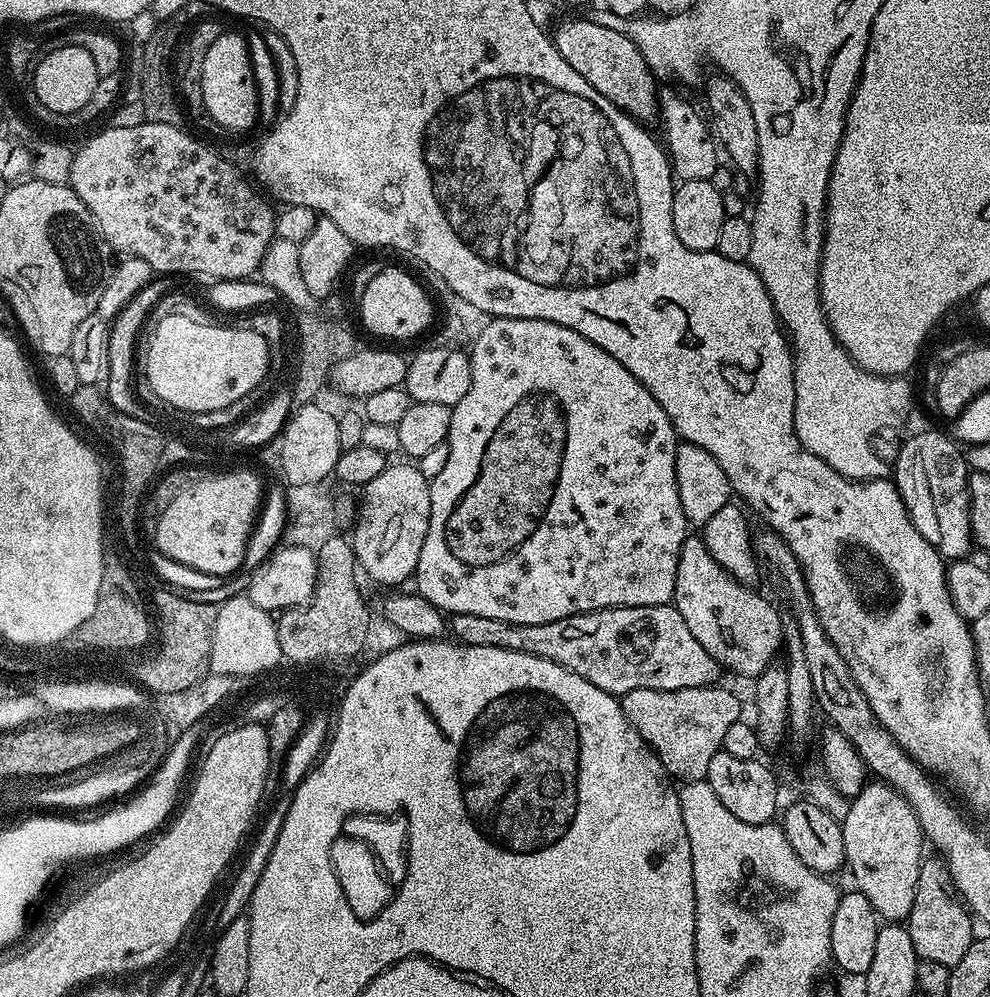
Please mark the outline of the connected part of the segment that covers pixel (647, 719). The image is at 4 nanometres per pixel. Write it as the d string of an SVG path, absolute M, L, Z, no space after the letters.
M720 687L683 688L673 692L630 690L619 697L630 726L638 730L656 753L669 777L680 782L704 780L710 770L710 758L724 747L726 729L742 719L739 698Z

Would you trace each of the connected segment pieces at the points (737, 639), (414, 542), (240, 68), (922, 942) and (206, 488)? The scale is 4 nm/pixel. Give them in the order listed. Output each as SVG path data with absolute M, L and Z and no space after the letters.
M699 535L685 536L674 597L678 614L682 614L682 622L690 626L690 634L702 642L702 648L721 666L733 668L738 675L749 678L765 672L768 665L781 655L783 641L781 609L776 609L766 597L752 590L714 562Z
M404 462L408 464L392 464L389 463L382 470L382 474L378 474L378 478L374 478L374 482L363 485L361 496L358 496L358 511L356 513L356 523L350 529L350 541L352 543L353 553L356 555L357 565L372 580L377 580L380 584L392 584L388 586L400 586L403 580L411 581L416 575L416 567L418 566L418 554L422 554L422 542L426 542L426 530L430 526L430 490L428 489L429 480L420 473L419 467L412 462Z
M221 31L218 38L214 38L210 50L206 50L206 58L200 67L198 77L200 83L200 96L204 99L204 108L208 116L220 128L228 132L244 132L252 123L258 120L257 92L254 70L251 66L251 55L248 52L248 42L243 35L236 32Z
M925 859L920 865L918 890L914 890L914 906L908 915L906 927L920 960L942 962L942 966L952 969L962 962L962 958L966 958L966 950L970 950L974 939L974 920L967 907L954 895L944 860L936 859Z
M221 476L216 480L204 480L204 484L195 484L192 492L180 494L174 502L162 511L158 518L157 530L154 537L154 547L161 557L174 562L184 563L194 570L204 571L228 578L245 563L244 552L247 550L248 539L256 525L257 515L262 503L262 482L257 476Z

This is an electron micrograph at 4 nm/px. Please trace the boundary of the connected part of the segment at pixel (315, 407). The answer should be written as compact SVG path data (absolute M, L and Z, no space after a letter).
M320 402L299 405L289 415L288 421L284 424L284 431L278 437L280 444L280 472L284 475L283 483L293 488L310 488L325 483L327 476L331 477L336 470L336 463L342 451L338 442L338 419L331 416Z

